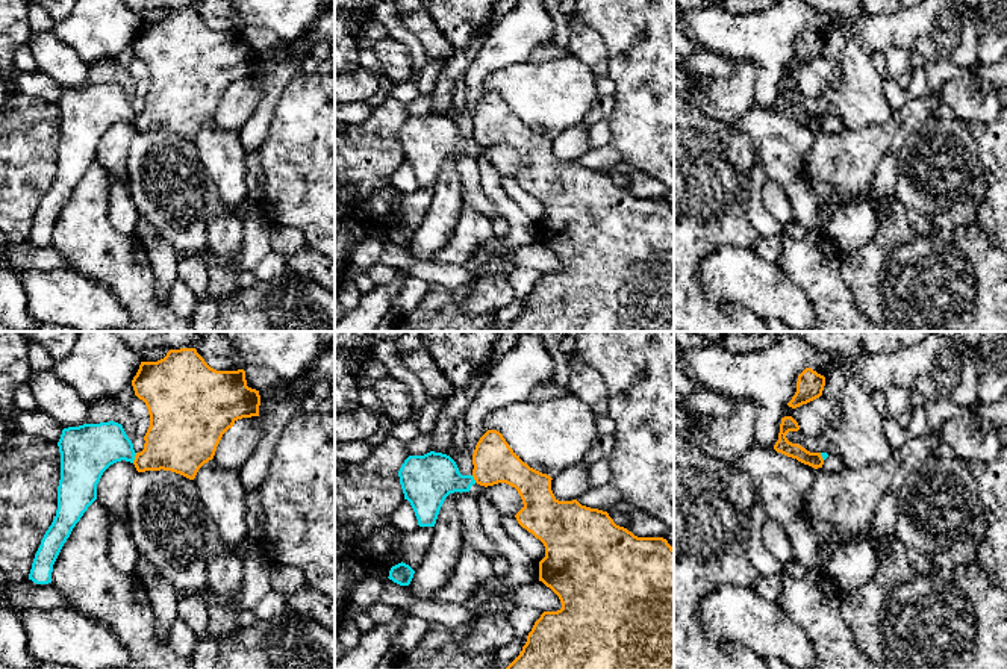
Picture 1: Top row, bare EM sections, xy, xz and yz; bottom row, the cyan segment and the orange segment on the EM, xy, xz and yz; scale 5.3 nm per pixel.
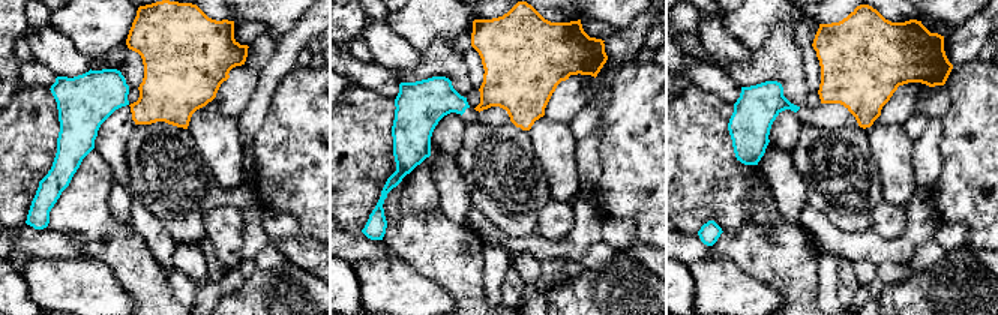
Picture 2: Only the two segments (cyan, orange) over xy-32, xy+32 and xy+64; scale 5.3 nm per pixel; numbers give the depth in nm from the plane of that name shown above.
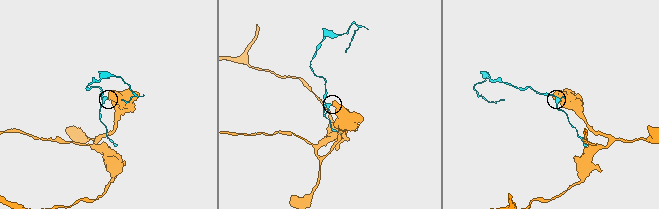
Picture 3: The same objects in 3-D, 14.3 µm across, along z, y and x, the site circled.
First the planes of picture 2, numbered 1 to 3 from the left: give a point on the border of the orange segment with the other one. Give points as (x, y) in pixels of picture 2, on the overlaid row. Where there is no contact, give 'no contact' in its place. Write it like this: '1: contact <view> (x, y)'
1: no contact
2: no contact
3: no contact

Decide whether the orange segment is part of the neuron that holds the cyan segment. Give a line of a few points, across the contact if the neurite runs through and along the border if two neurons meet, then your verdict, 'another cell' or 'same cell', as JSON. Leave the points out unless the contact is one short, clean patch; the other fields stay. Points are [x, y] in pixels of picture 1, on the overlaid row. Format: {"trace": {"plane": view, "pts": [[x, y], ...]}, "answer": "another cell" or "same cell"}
{"trace": {"plane": "xy", "pts": [[137, 453], [132, 462]]}, "answer": "another cell"}

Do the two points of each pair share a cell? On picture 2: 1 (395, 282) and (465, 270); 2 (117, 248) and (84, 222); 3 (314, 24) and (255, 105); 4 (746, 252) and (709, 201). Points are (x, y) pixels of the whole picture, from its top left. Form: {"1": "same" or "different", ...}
{"1": "different", "2": "same", "3": "same", "4": "different"}

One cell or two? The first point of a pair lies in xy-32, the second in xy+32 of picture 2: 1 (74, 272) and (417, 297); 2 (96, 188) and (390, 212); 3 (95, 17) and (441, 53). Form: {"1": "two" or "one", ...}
{"1": "one", "2": "two", "3": "two"}

